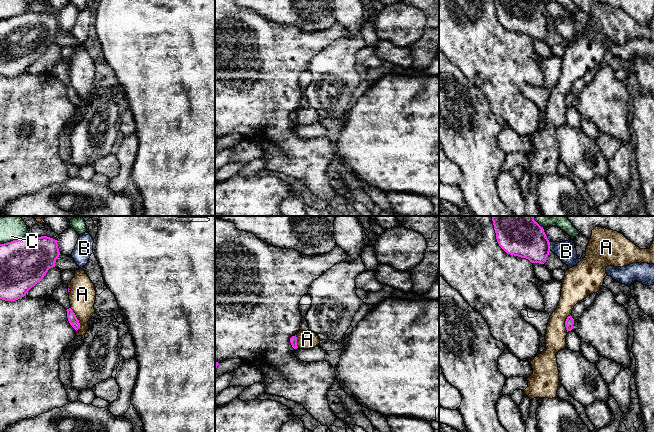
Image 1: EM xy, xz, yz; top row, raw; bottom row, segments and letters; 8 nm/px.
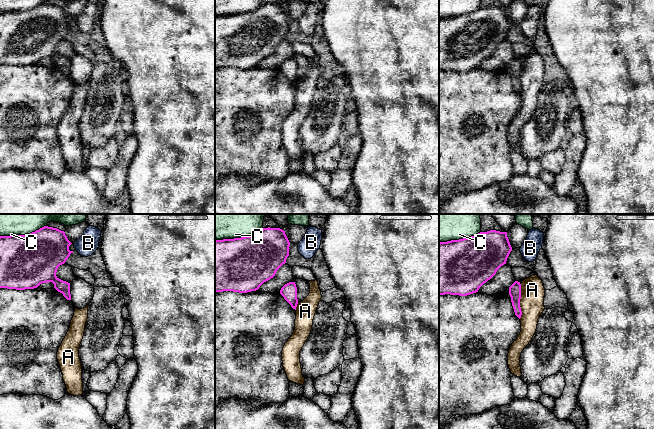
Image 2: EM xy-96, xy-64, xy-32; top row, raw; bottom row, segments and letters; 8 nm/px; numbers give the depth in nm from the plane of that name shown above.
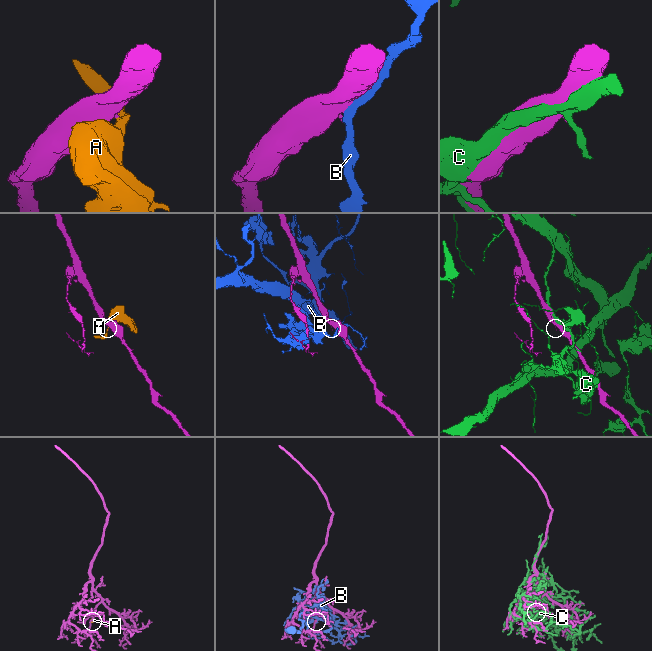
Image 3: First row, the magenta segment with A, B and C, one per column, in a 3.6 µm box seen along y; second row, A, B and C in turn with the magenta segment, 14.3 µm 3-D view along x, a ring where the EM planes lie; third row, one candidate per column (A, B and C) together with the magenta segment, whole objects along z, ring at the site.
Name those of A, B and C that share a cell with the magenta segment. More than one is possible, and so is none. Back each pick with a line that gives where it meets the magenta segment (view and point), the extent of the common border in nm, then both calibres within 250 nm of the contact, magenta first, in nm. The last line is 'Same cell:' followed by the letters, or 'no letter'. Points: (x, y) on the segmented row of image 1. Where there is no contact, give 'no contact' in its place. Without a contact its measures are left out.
Same cell: no letter

